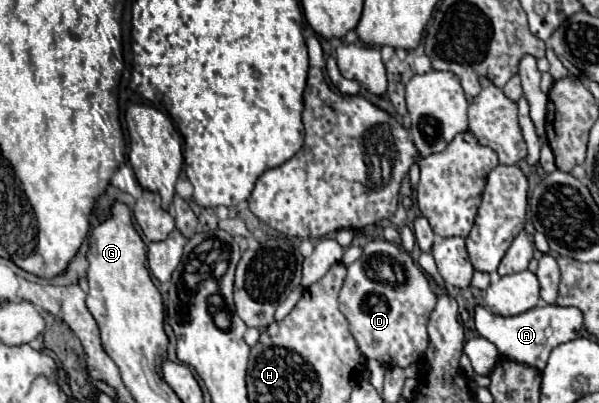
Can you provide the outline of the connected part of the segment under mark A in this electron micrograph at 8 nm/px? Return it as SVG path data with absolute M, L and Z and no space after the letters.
M545 305L545 307L533 307L515 317L501 317L501 315L493 315L485 307L477 307L475 327L481 337L489 339L497 347L501 357L513 359L517 363L523 363L523 365L543 371L549 353L557 345L567 343L579 335L579 331L583 327L583 313L577 307Z

